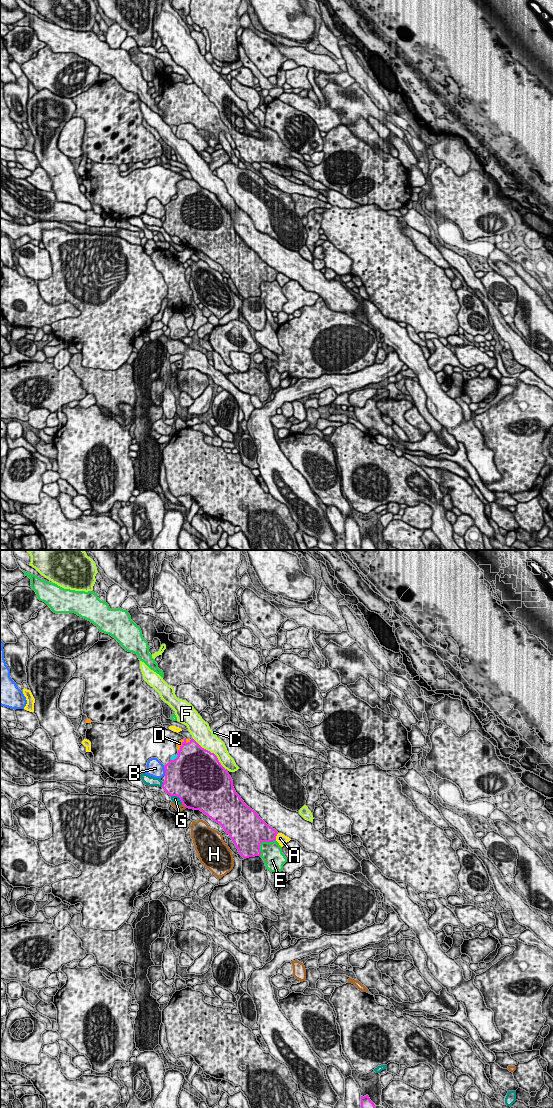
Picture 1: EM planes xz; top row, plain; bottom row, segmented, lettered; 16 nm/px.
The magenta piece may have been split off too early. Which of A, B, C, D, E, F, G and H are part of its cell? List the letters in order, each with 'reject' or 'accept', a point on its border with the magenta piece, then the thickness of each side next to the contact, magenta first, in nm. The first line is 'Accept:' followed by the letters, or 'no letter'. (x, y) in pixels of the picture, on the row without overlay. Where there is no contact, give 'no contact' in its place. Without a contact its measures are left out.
Accept: D
A: reject; contact xz (276, 275); calibres 320 and 160 nm
B: reject; contact xz (165, 210); calibres 500 and 280 nm
C: reject; contact xz (174, 199); calibres 500 and 60 nm
D: accept; contact xz (182, 183); calibres 420 and 70 nm
E: reject; contact xz (262, 281); calibres 500 and 360 nm
F: reject; contact xz (210, 192); calibres 500 and 300 nm
G: reject; contact xz (177, 236); calibres 500 and 120 nm
H: reject; contact xz (184, 245); calibres 500 and 120 nm

